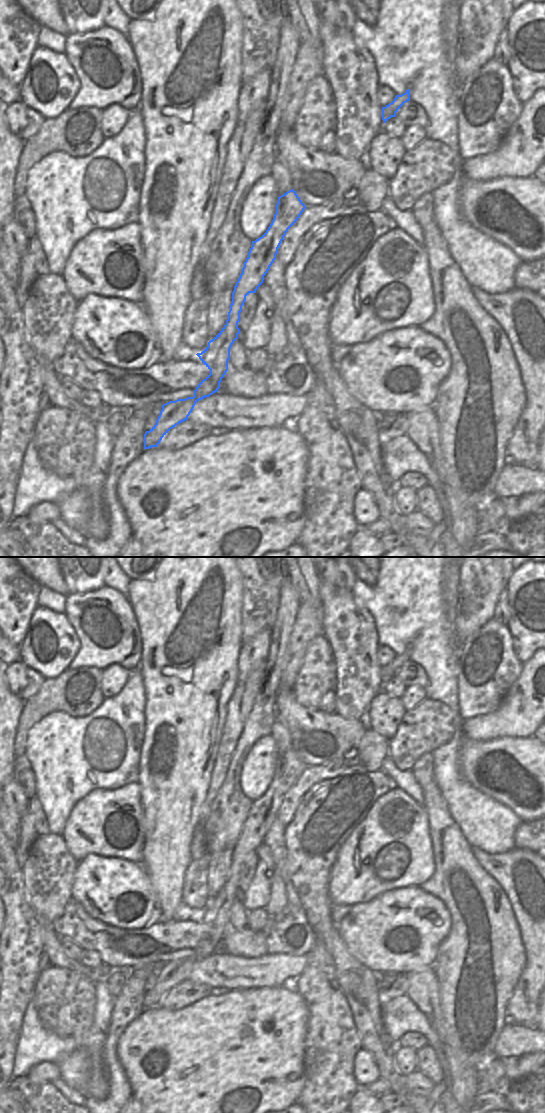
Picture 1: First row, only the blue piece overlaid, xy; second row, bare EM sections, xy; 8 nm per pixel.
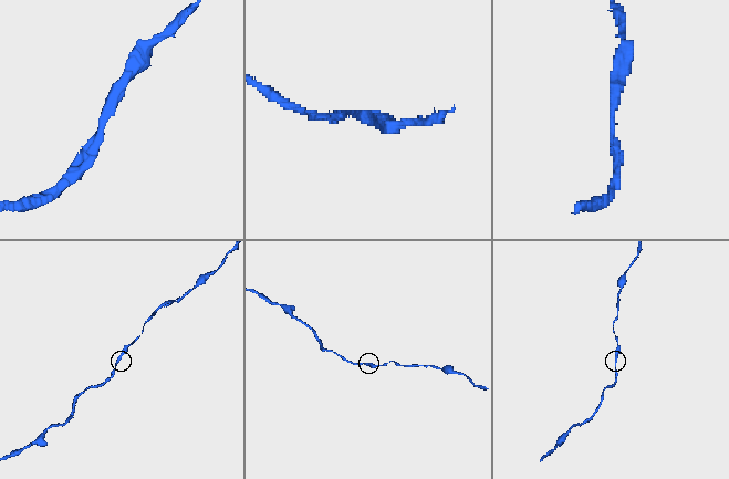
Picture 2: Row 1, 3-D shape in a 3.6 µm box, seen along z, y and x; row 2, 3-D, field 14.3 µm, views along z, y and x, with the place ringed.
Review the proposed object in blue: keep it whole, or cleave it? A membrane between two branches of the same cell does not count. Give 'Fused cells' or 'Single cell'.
Single cell.

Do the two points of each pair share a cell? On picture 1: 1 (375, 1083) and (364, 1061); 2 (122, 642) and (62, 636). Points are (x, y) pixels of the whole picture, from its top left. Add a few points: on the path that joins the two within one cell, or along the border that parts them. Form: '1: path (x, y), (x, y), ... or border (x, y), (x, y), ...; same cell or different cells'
1: path (370, 1078), (364, 1066); same cell
2: border (67, 617), (79, 640), (79, 649), (72, 661); different cells

